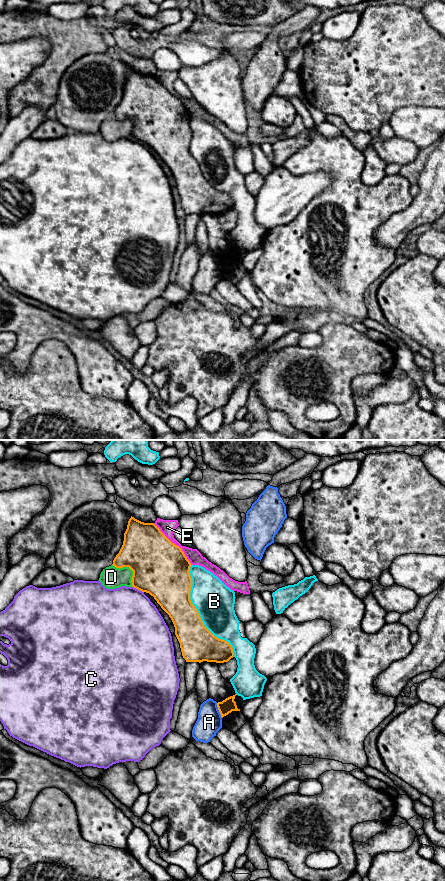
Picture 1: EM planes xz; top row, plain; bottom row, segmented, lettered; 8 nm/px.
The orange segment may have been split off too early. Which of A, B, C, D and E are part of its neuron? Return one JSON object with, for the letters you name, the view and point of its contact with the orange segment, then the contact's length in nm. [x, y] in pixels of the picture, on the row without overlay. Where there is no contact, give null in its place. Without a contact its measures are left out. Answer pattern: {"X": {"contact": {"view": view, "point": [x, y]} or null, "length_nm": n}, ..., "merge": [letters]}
{"merge": []}

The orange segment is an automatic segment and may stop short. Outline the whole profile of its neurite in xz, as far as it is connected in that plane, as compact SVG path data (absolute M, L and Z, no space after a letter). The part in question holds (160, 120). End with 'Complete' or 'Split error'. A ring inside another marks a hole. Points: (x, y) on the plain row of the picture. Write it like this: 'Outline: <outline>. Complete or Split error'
Outline: M131 68L124 85L123 97L112 117L119 121L129 119L133 123L132 139L153 148L169 167L186 214L224 215L234 209L229 194L217 190L204 178L190 152L192 131L189 123L192 116L182 101L172 95L154 75L144 75Z. Complete

